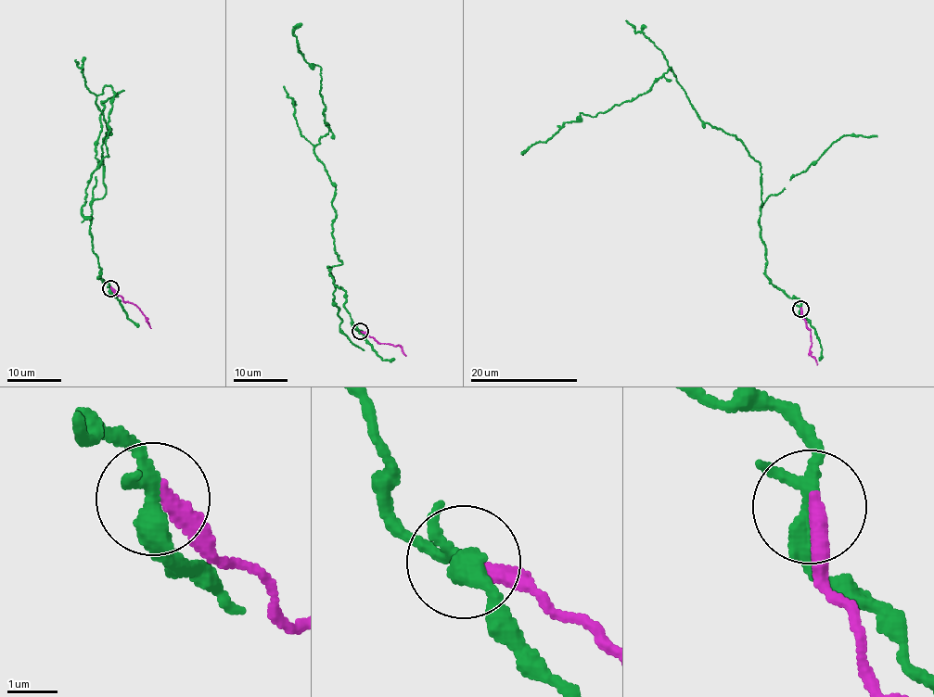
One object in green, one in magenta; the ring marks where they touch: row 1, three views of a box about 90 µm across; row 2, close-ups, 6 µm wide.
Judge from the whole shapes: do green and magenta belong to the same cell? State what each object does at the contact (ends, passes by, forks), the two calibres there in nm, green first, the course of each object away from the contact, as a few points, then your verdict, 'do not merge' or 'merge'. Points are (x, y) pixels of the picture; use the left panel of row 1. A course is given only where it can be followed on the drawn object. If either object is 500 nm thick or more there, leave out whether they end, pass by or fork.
green forks; magenta ends; calibres 320 and 340 nm; course green (110, 288), (90, 234), (110, 130), (95, 96), (108, 86), (108, 157), (82, 209), (91, 218); course magenta (110, 288), (126, 302), (133, 302), (150, 327); do not merge

